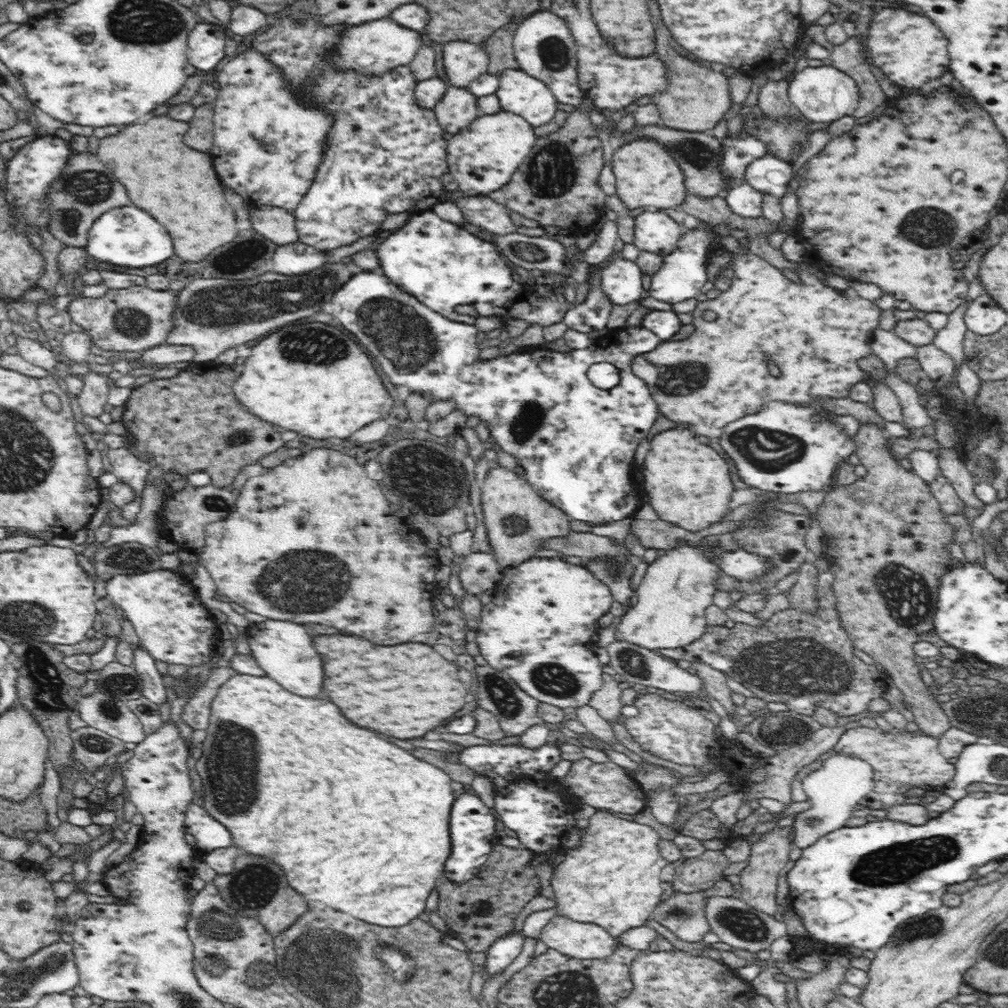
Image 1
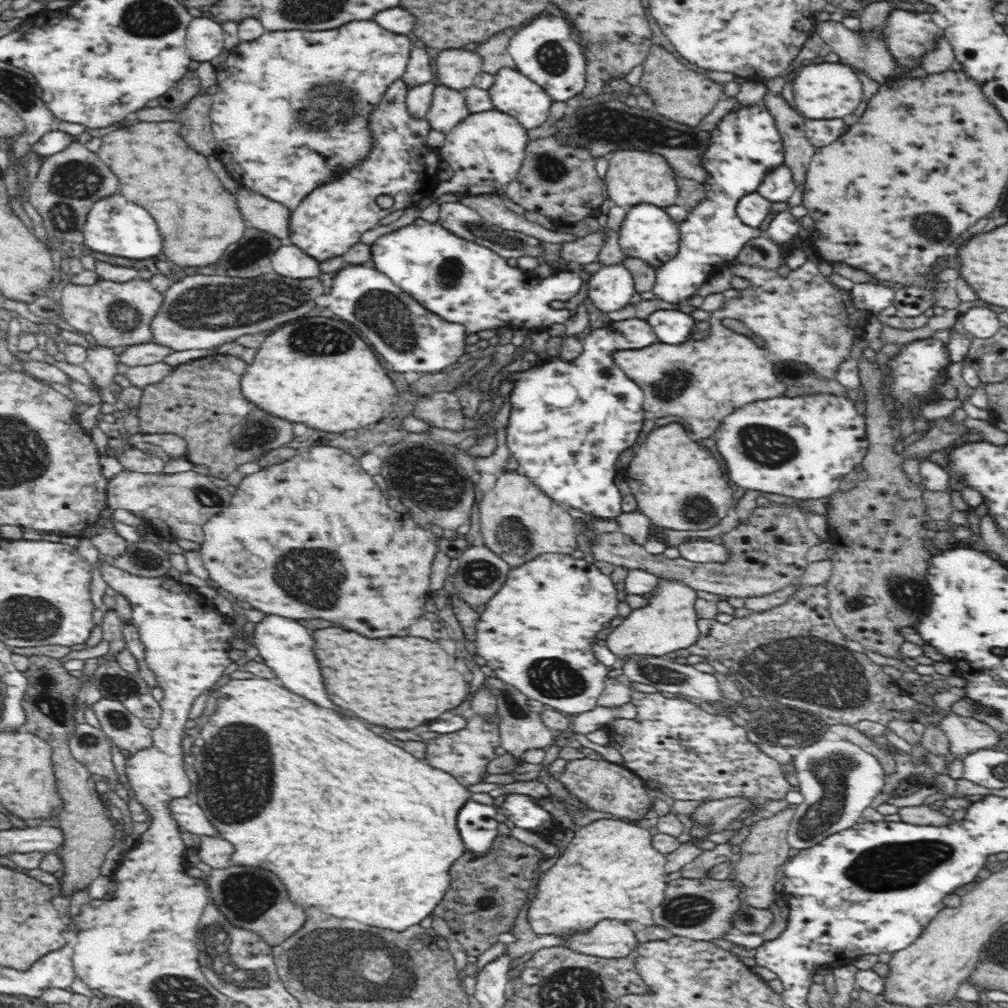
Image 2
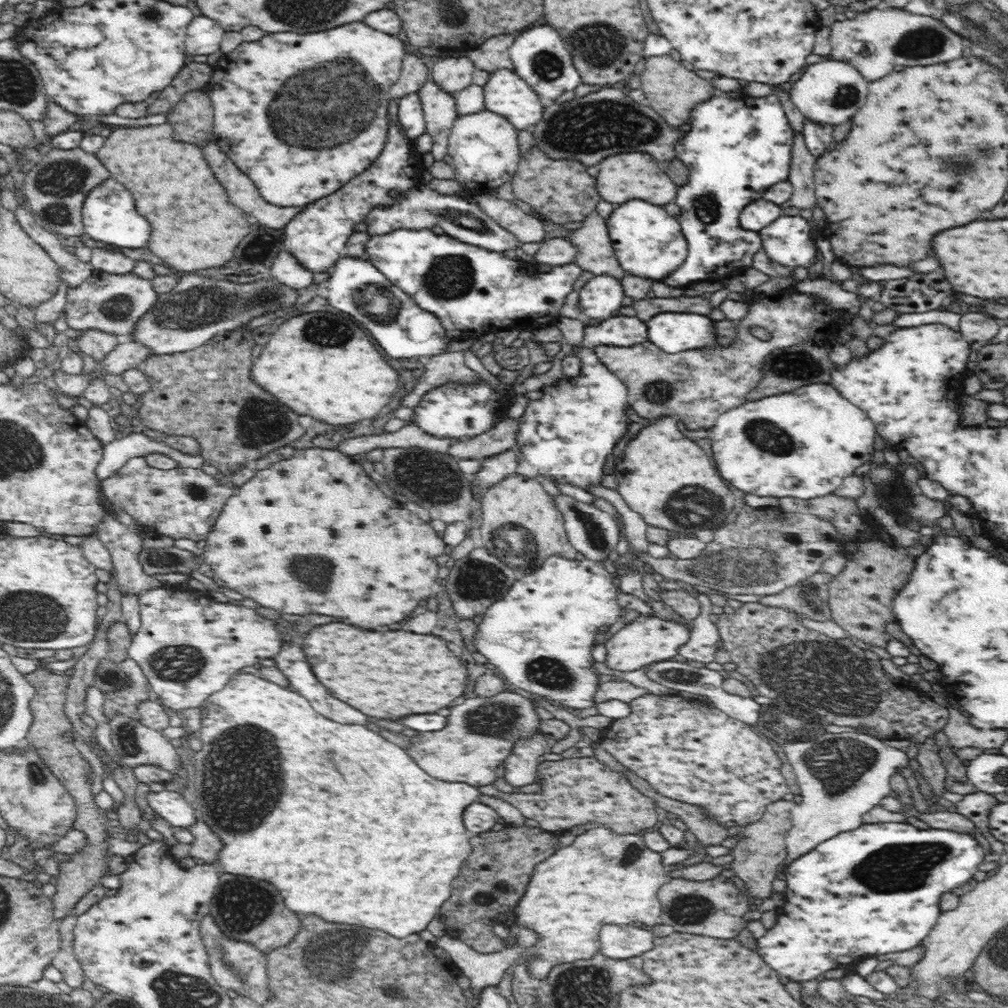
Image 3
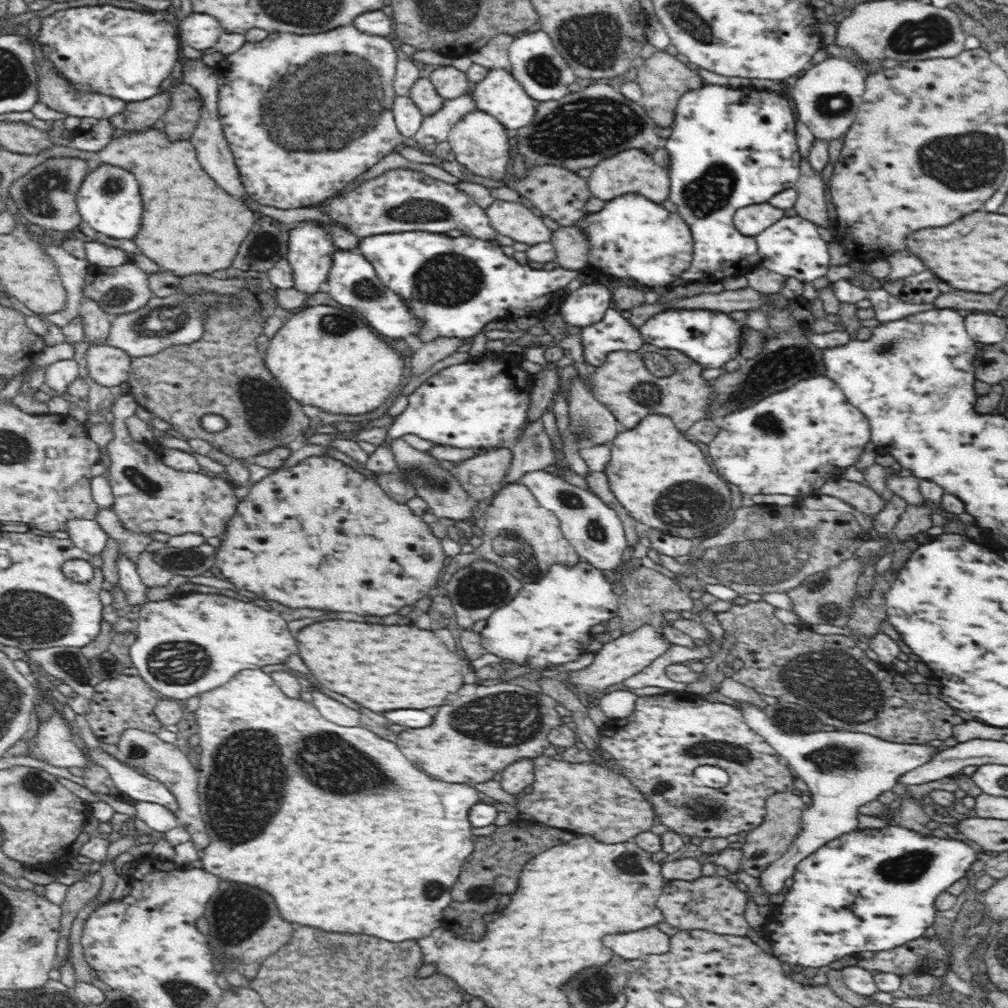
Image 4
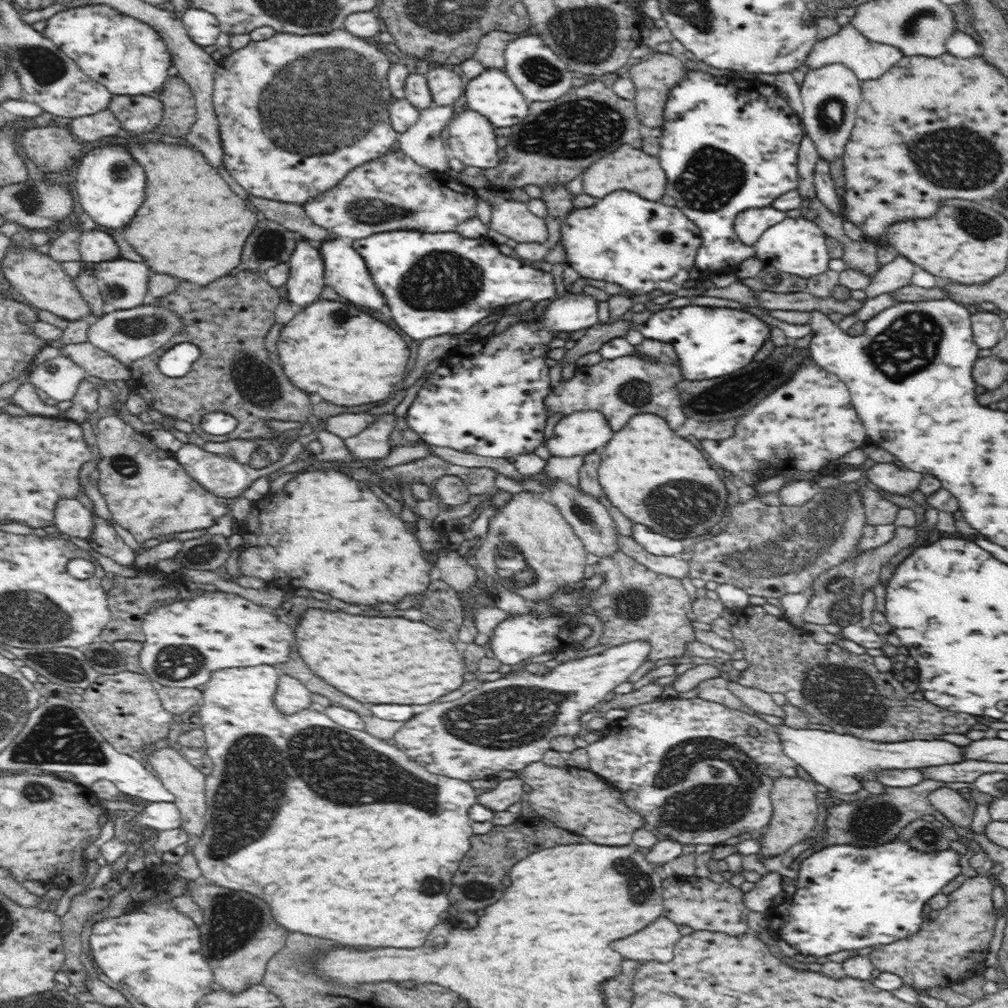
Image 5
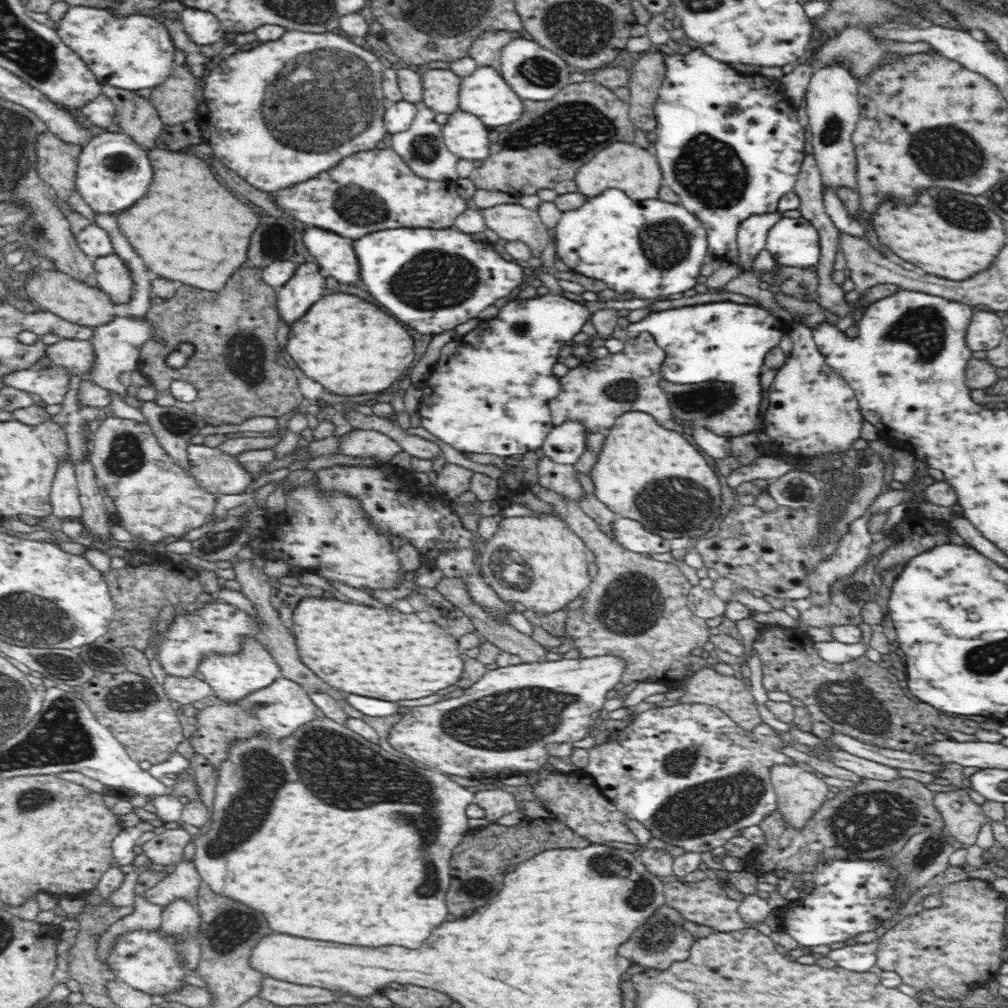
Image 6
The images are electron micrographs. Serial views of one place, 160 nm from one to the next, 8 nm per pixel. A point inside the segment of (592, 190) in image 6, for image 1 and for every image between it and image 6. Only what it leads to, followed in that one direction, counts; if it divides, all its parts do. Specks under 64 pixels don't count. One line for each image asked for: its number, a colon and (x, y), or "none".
1: (646, 175)
2: (630, 179)
3: (624, 177)
4: (631, 171)
5: (614, 172)

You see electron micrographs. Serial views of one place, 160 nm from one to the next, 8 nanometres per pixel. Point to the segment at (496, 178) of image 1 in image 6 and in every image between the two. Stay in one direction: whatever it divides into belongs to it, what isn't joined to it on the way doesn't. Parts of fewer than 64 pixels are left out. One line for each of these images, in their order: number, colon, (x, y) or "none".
2: (486, 150)
3: (484, 146)
4: (478, 140)
5: (471, 138)
6: (465, 135)

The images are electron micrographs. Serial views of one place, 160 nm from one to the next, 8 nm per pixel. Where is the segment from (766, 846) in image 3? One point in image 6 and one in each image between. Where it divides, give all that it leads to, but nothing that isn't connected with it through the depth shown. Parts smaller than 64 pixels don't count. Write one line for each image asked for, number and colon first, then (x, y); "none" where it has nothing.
4: (783, 822)
5: (795, 808)
6: (800, 793)

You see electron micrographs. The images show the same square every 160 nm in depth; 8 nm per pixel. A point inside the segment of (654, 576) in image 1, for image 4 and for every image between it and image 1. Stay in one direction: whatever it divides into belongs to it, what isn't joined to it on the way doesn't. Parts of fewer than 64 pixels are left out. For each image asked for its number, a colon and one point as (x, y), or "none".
2: (668, 623)
3: (648, 639)
4: (619, 659)

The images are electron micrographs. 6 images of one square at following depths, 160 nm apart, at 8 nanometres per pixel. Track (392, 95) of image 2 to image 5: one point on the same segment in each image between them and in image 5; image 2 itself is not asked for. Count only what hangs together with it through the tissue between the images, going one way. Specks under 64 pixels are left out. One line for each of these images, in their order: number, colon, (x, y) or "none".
3: (316, 236)
4: (310, 248)
5: (306, 280)

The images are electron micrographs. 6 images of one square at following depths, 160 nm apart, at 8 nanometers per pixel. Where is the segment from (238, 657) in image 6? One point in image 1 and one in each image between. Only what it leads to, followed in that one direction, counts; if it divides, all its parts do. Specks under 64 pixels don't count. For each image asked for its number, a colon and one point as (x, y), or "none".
1: (357, 823)
2: (352, 824)
3: (346, 825)
4: (348, 836)
5: (327, 853)

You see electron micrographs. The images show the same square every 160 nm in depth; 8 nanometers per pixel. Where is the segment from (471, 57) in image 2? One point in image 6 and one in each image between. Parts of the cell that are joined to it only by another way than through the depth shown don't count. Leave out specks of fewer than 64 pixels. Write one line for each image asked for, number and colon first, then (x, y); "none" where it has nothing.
3: (452, 74)
4: (450, 83)
5: (445, 85)
6: (441, 87)

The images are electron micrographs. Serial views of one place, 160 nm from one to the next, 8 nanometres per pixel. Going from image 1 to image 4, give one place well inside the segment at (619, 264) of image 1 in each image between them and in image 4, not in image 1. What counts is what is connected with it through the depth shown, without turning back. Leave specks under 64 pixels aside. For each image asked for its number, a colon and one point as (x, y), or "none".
2: (610, 289)
3: (601, 296)
4: (587, 305)

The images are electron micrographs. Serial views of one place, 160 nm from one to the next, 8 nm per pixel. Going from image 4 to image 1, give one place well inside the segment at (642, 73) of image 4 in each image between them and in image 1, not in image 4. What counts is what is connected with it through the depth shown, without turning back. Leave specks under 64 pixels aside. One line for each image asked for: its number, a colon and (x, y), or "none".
1: (698, 97)
2: (678, 92)
3: (673, 90)

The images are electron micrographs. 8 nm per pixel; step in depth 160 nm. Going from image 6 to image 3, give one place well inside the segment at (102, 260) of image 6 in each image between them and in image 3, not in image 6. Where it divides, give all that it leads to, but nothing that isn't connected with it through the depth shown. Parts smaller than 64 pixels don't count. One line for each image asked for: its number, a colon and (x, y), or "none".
3: (114, 304)
4: (123, 289)
5: (123, 283)

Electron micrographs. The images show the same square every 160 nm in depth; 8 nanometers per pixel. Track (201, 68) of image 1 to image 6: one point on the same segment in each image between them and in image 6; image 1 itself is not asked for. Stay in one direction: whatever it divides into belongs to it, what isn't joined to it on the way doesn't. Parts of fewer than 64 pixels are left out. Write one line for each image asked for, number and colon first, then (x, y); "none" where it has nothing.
2: (204, 41)
3: (204, 35)
4: (201, 31)
5: (203, 27)
6: (202, 27)

